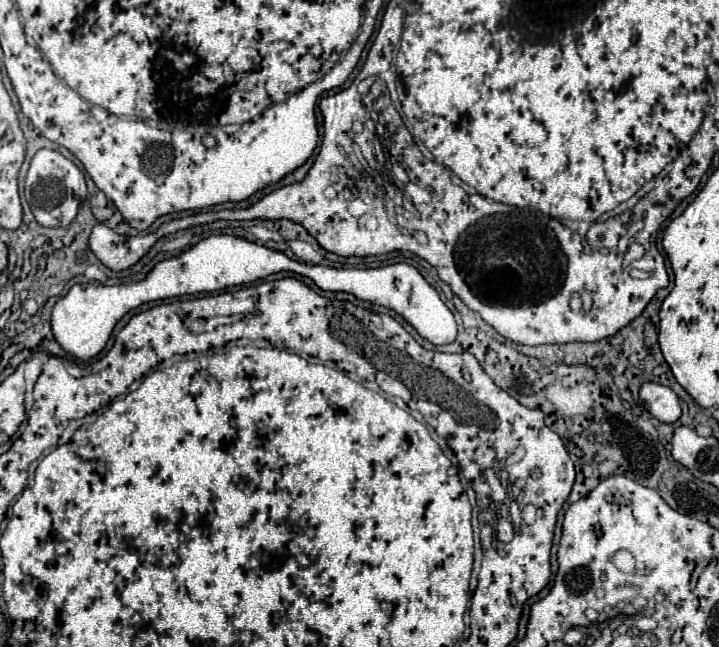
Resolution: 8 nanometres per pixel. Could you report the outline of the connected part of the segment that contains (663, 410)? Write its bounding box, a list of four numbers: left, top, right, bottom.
[640,382,682,424]

